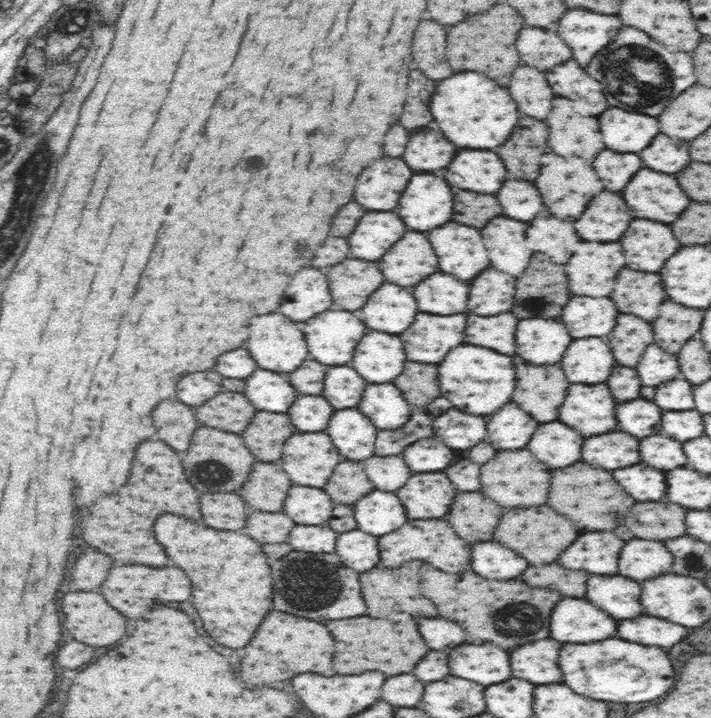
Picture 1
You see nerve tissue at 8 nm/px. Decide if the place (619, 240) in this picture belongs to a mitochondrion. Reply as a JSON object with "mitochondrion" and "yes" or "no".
{"mitochondrion":"no"}

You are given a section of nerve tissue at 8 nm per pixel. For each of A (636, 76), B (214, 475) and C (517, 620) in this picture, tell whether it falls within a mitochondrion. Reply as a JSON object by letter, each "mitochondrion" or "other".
{"A":"mitochondrion","B":"mitochondrion","C":"mitochondrion"}

